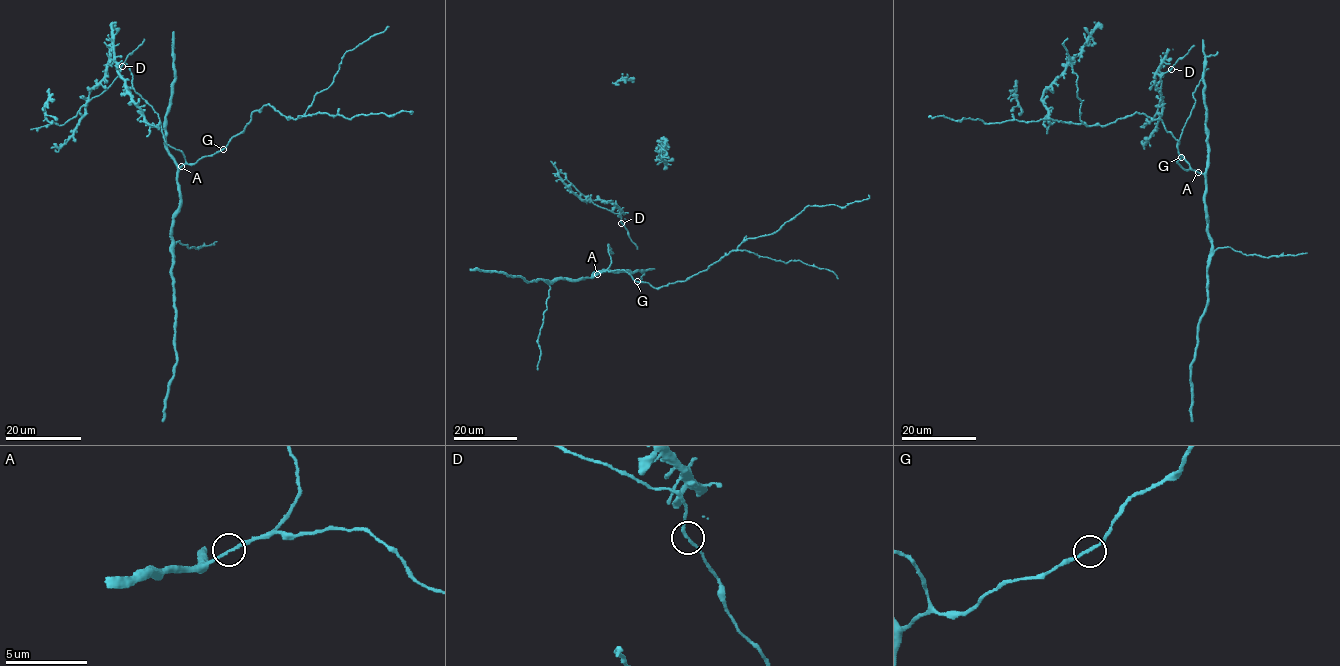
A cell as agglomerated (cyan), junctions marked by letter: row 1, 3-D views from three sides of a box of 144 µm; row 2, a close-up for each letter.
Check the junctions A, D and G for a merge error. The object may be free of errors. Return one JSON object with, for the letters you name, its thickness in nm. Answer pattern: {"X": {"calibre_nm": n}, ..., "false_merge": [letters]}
{"false_merge": []}

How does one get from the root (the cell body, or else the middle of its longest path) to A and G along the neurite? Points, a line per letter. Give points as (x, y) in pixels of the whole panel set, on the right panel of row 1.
A: (1182, 129), (1177, 146), (1179, 154), (1198, 172)
G: (1182, 129), (1177, 147), (1189, 164), (1188, 170), (1177, 163), (1180, 156)

